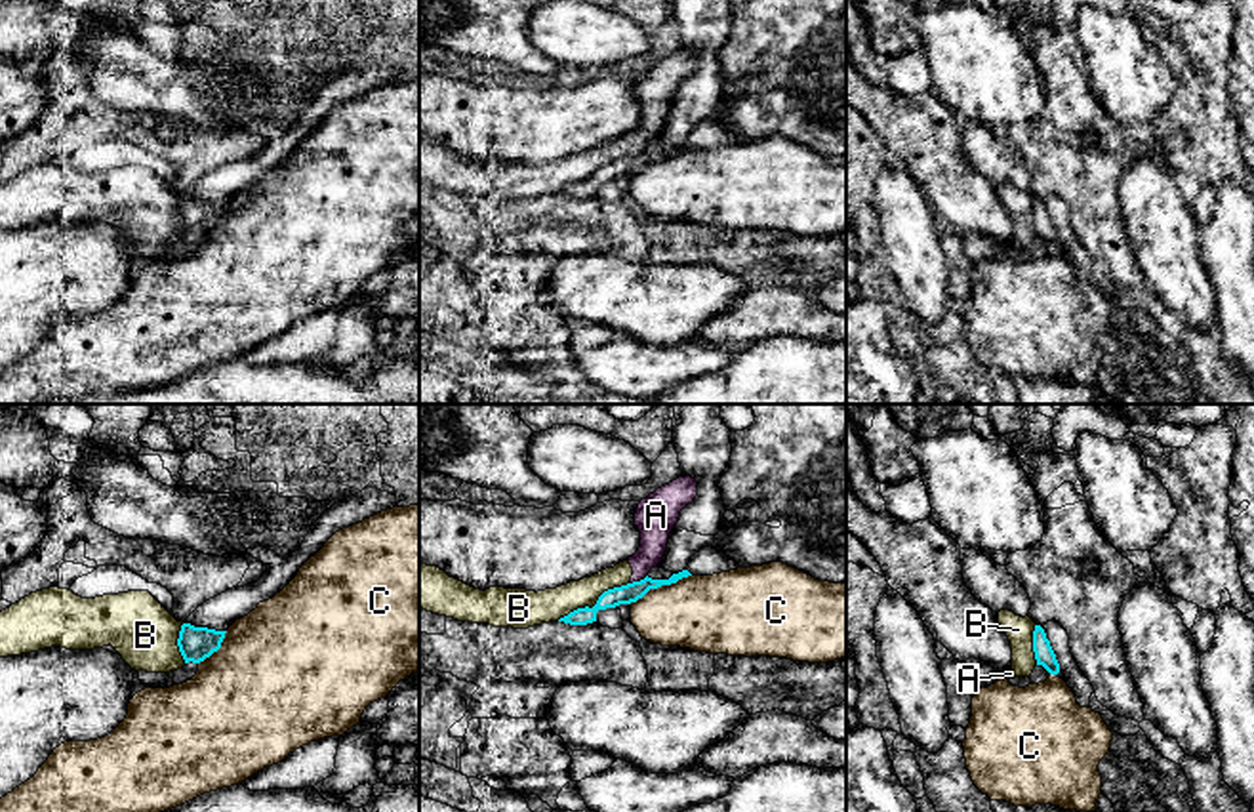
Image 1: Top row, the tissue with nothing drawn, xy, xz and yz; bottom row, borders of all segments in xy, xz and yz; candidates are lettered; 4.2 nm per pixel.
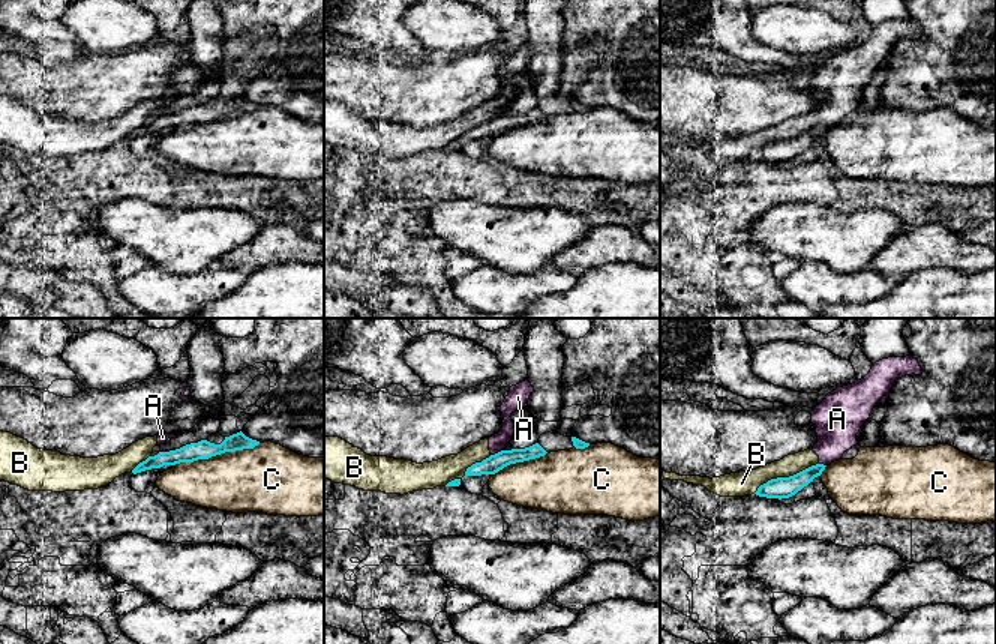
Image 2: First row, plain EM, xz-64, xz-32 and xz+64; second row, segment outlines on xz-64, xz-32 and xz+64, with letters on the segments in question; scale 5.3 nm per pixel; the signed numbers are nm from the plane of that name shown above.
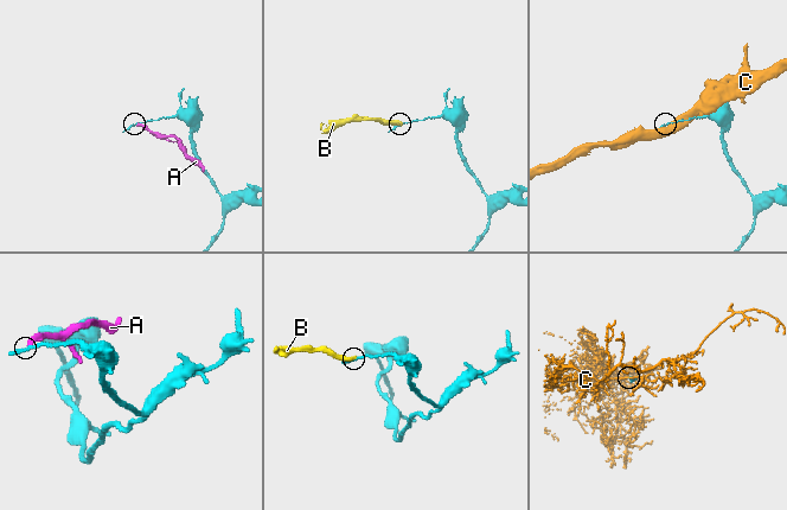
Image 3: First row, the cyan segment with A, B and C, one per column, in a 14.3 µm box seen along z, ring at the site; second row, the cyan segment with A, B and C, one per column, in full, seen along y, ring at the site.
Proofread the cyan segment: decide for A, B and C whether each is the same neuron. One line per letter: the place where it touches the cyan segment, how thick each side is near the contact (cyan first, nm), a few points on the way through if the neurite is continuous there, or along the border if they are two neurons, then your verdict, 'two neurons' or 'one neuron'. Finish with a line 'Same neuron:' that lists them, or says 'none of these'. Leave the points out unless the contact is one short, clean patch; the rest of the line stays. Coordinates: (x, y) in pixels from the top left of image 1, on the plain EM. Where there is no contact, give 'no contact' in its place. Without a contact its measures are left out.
A: xz (637, 155) | 80/140 nm | along xz (647, 147), (629, 157) | two neurons
B: xz (595, 178) | 80/140 nm | two neurons
C: xz (660, 159) | 80/320 nm | two neurons
Same neuron: none of these

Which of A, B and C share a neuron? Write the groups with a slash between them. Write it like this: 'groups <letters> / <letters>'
groups A B / C

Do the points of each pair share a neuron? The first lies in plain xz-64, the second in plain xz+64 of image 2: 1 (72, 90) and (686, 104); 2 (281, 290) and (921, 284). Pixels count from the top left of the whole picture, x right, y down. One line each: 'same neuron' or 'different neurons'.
1: same neuron
2: same neuron

